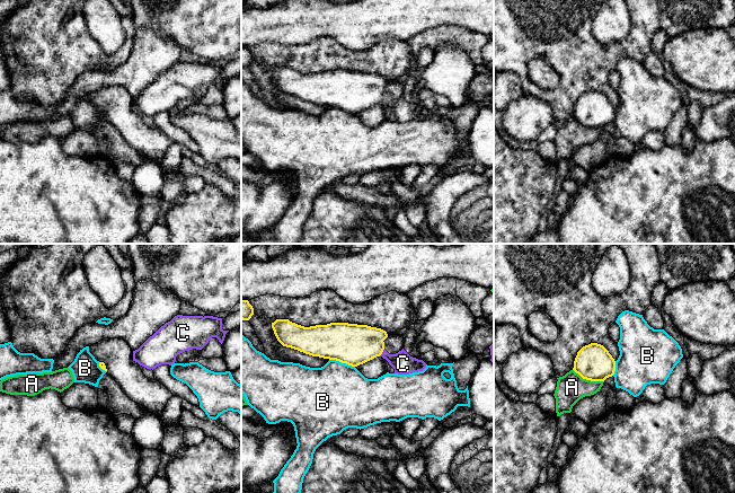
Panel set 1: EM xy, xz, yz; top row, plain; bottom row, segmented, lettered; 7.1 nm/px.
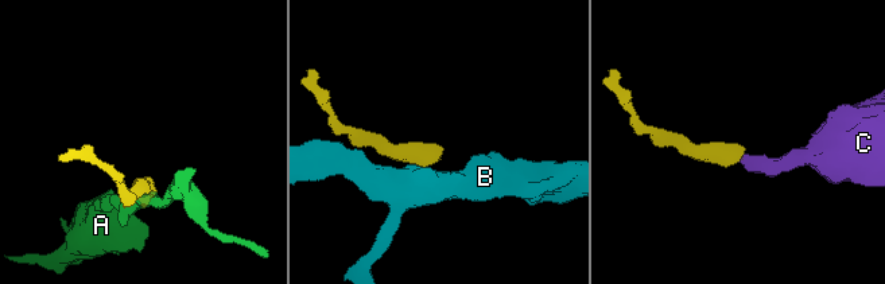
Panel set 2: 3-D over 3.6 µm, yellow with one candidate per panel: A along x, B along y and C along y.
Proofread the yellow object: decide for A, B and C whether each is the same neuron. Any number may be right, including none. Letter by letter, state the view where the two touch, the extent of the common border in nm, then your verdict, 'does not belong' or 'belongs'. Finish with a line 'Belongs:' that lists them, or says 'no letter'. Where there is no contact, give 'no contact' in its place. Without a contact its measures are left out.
A: yz | 240 nm | does not belong
B: xz | 190 nm | does not belong
C: xz | 70 nm | belongs
Belongs: C

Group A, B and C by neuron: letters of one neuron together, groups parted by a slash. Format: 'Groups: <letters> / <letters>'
Groups: A / B / C

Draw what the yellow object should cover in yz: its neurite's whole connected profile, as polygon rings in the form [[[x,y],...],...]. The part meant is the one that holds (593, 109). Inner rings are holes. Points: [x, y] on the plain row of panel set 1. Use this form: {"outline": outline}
{"outline": [[[591,90],[577,99],[573,117],[583,126],[604,129],[614,122],[616,108],[603,93]]]}

